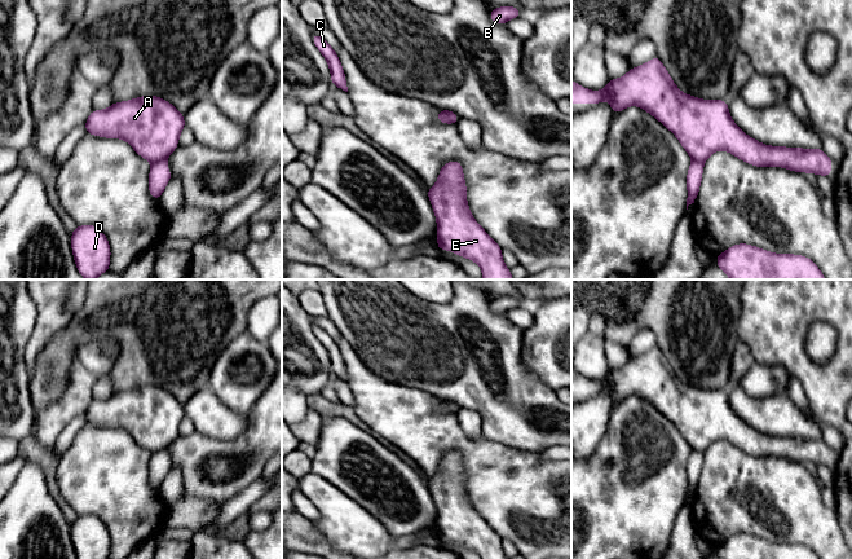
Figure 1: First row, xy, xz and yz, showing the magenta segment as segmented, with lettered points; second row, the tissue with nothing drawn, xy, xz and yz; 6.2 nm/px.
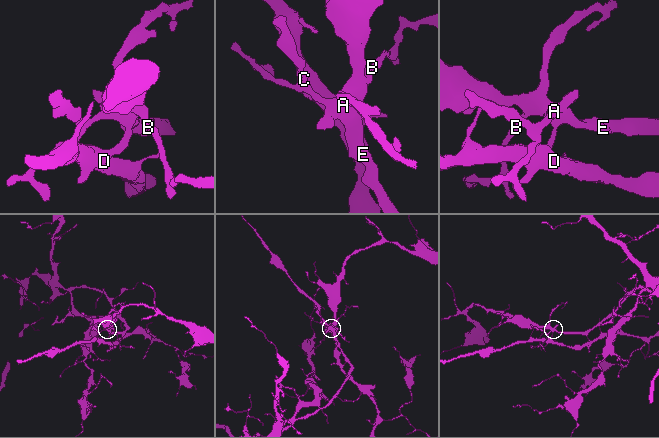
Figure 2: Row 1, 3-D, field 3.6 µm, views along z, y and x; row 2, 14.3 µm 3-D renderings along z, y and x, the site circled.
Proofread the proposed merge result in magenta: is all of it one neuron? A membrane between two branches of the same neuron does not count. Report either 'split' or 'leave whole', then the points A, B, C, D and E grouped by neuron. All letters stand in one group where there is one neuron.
split; groups A B C E / D

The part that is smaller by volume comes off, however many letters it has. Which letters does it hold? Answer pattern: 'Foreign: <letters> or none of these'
Foreign: D

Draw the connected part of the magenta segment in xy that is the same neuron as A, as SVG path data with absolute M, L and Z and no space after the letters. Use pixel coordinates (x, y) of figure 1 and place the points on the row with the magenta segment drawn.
M142 96L92 110L87 135L123 138L150 163L167 159L178 146L184 115L159 96Z

